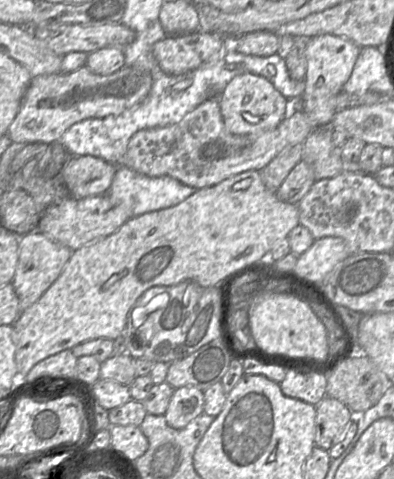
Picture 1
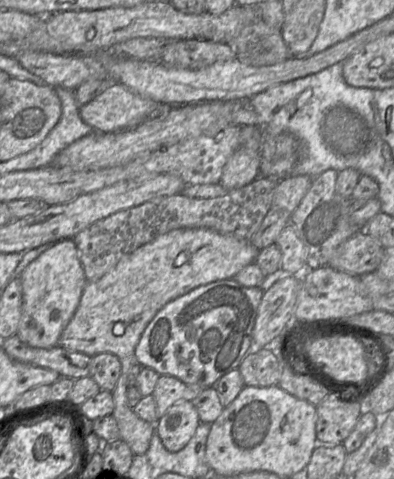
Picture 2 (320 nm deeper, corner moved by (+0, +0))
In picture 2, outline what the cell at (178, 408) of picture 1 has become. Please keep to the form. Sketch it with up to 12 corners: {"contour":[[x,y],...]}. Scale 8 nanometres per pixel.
{"contour":[[179,400],[154,425],[178,452],[199,424],[194,403]]}

